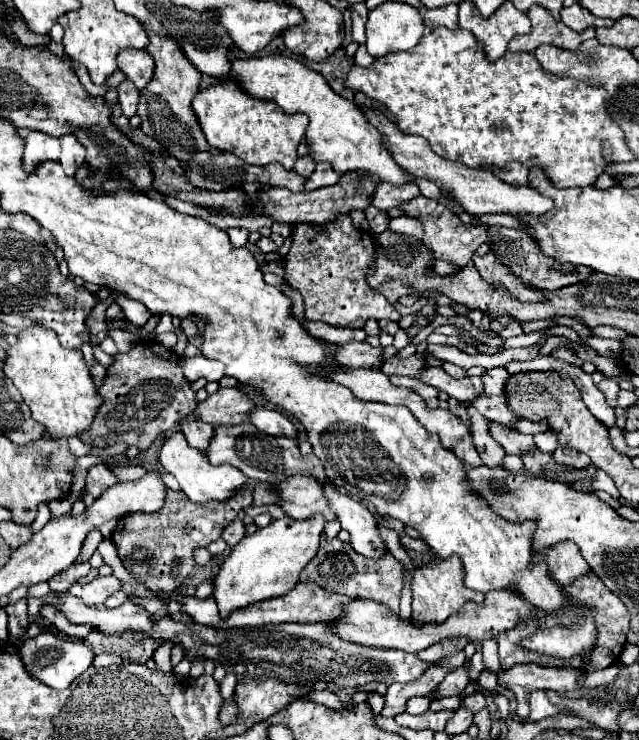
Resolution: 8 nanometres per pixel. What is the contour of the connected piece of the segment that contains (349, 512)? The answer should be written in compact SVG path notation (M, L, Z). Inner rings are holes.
M326 483L324 493L330 501L330 507L340 517L342 529L350 531L350 545L356 553L370 559L382 559L390 553L380 535L380 527L376 525L374 515L364 505L348 495L338 495L338 491Z

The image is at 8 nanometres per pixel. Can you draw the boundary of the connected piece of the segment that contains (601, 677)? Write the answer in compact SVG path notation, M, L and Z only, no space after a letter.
M612 665L608 669L598 669L598 671L590 671L584 679L584 687L600 687L600 685L608 685L612 683L616 677L620 675L620 667Z

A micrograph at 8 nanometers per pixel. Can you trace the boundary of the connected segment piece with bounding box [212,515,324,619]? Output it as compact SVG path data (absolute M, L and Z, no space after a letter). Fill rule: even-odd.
M320 515L308 521L294 521L292 517L284 517L272 521L264 529L258 529L254 535L244 537L236 547L232 547L230 555L224 559L220 571L212 579L212 599L218 605L220 617L226 619L236 609L276 599L292 591L298 583L300 571L314 559L322 531L324 519Z

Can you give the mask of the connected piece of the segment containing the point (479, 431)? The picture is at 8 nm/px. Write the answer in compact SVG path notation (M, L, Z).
M472 411L472 439L474 439L474 447L480 455L480 459L484 461L486 467L494 469L494 467L504 467L504 449L492 439L488 425L486 425L486 417L482 417L478 411Z

